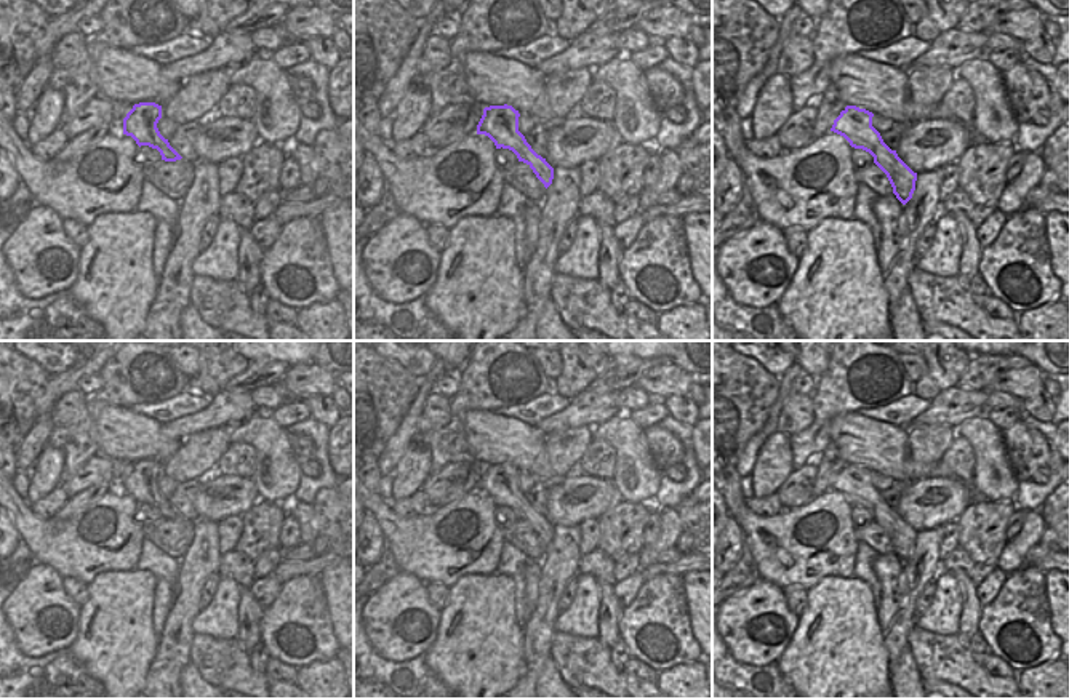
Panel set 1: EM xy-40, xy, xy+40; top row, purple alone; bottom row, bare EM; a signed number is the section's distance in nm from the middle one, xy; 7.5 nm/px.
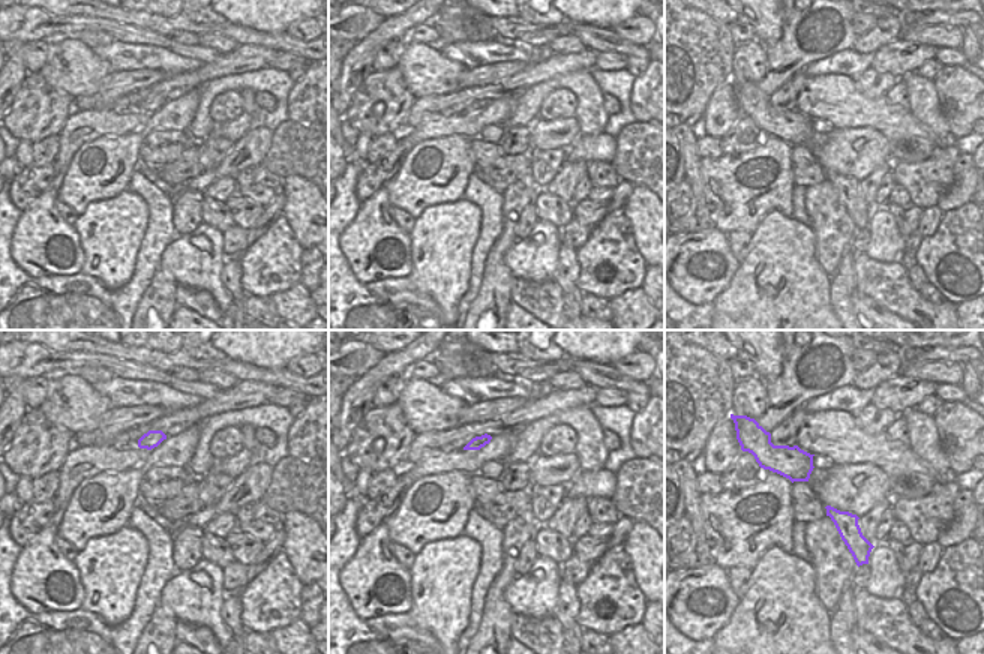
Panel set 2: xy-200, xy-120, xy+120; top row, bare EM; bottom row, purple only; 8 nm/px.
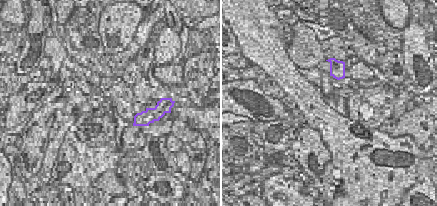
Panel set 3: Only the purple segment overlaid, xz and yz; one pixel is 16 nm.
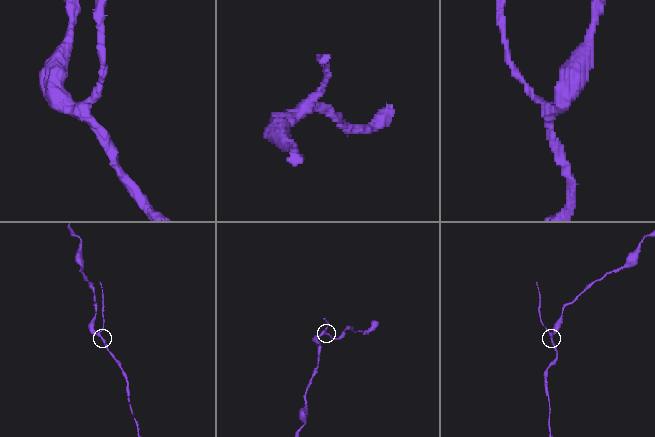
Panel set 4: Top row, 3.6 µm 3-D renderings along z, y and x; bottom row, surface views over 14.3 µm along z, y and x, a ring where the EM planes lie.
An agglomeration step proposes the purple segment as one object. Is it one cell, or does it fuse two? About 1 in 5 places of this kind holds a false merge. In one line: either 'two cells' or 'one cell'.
one cell

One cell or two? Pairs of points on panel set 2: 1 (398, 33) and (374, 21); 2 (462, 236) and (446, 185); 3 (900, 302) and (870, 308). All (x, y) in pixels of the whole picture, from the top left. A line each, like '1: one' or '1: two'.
1: two
2: two
3: two

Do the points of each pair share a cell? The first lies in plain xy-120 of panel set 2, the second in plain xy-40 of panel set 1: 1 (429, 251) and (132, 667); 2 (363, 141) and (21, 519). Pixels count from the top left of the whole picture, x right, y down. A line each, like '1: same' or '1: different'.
1: same
2: different

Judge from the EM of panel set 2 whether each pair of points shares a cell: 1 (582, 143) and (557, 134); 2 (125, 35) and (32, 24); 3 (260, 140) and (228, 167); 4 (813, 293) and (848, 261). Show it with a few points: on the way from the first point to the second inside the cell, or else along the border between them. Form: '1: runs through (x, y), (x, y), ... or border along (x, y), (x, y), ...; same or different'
1: border along (581, 134), (566, 150); different
2: runs through (102, 23), (75, 23), (54, 27); same
3: runs through (251, 146), (243, 146), (233, 158); same
4: border along (830, 278), (830, 305), (834, 312); different

